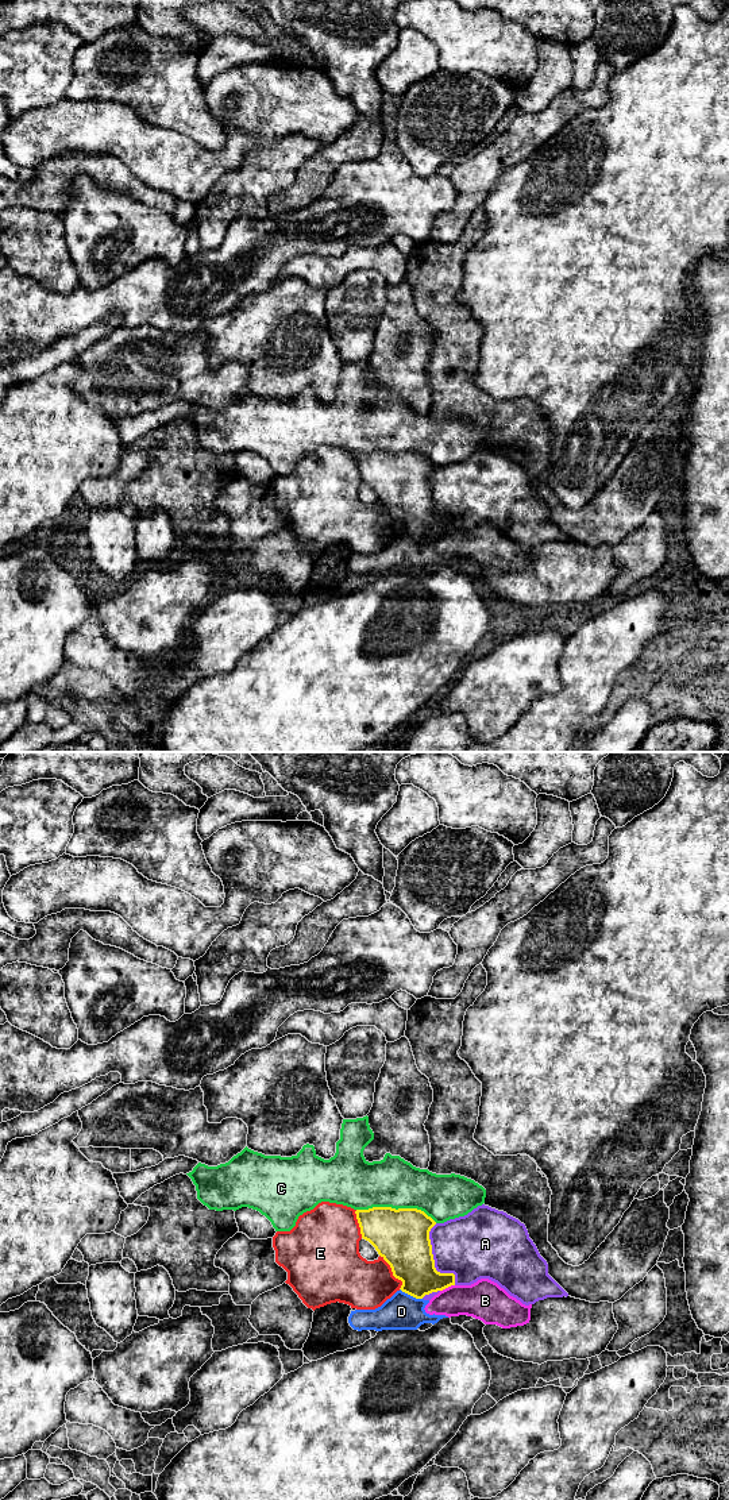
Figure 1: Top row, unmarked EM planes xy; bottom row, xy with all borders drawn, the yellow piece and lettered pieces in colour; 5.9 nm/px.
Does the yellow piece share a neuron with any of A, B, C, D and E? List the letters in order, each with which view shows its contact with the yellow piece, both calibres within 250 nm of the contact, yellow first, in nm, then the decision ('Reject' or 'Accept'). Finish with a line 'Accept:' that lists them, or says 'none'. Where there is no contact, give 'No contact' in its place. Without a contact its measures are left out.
A: Touches yellow in xy. Thickness 320 nm (yellow) against 380 nm. Reject
B: Touches yellow in xy. Thickness 240 nm (yellow) against 240 nm. Reject
C: Touches yellow in xy. Thickness 320 nm (yellow) against 300 nm. Reject
D: Touches yellow in xy. Thickness 280 nm (yellow) against 220 nm. Reject
E: Touches yellow in xy. Thickness 320 nm (yellow) against 300 nm. Reject
Accept: none

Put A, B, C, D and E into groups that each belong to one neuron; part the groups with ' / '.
A / B D / C / E

